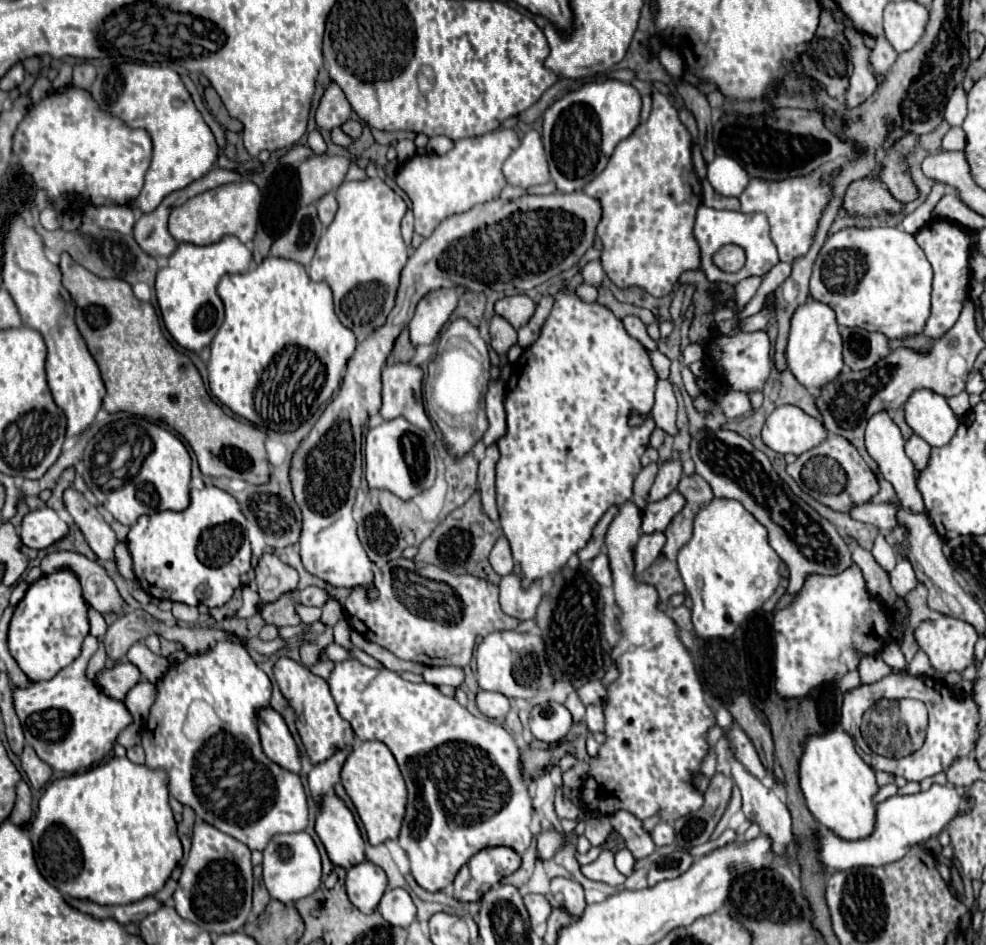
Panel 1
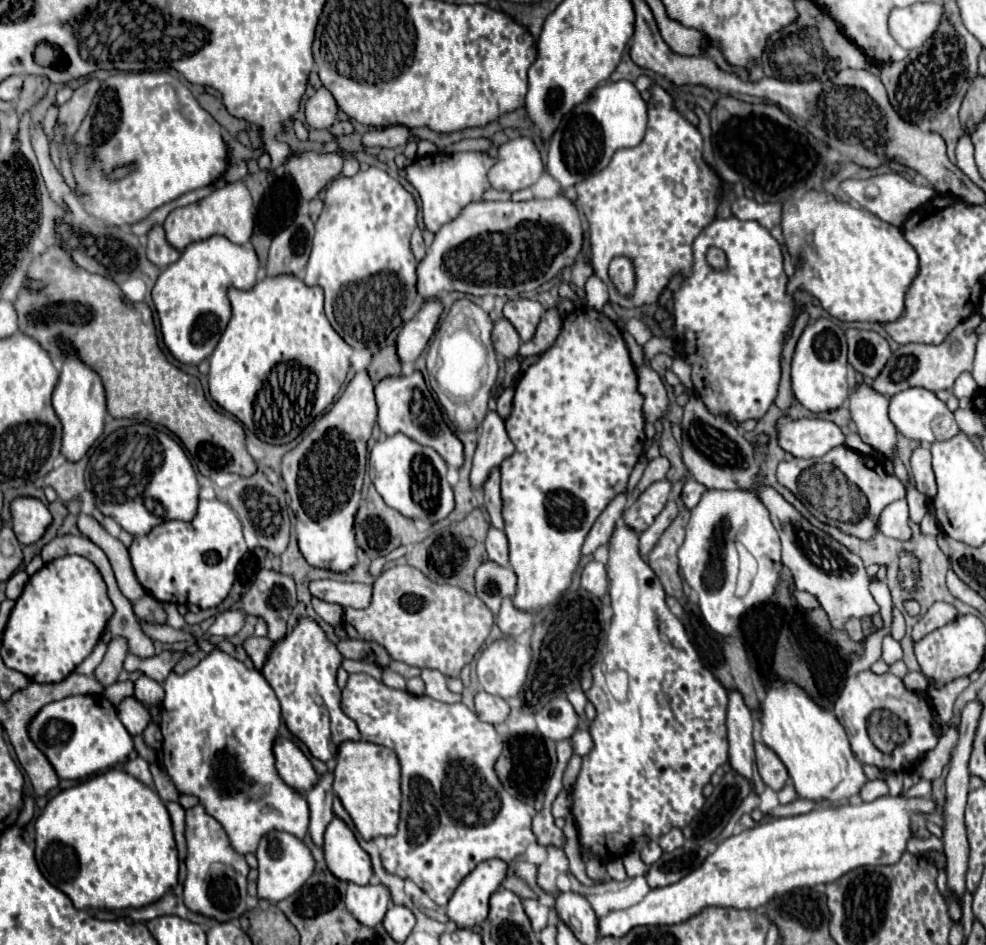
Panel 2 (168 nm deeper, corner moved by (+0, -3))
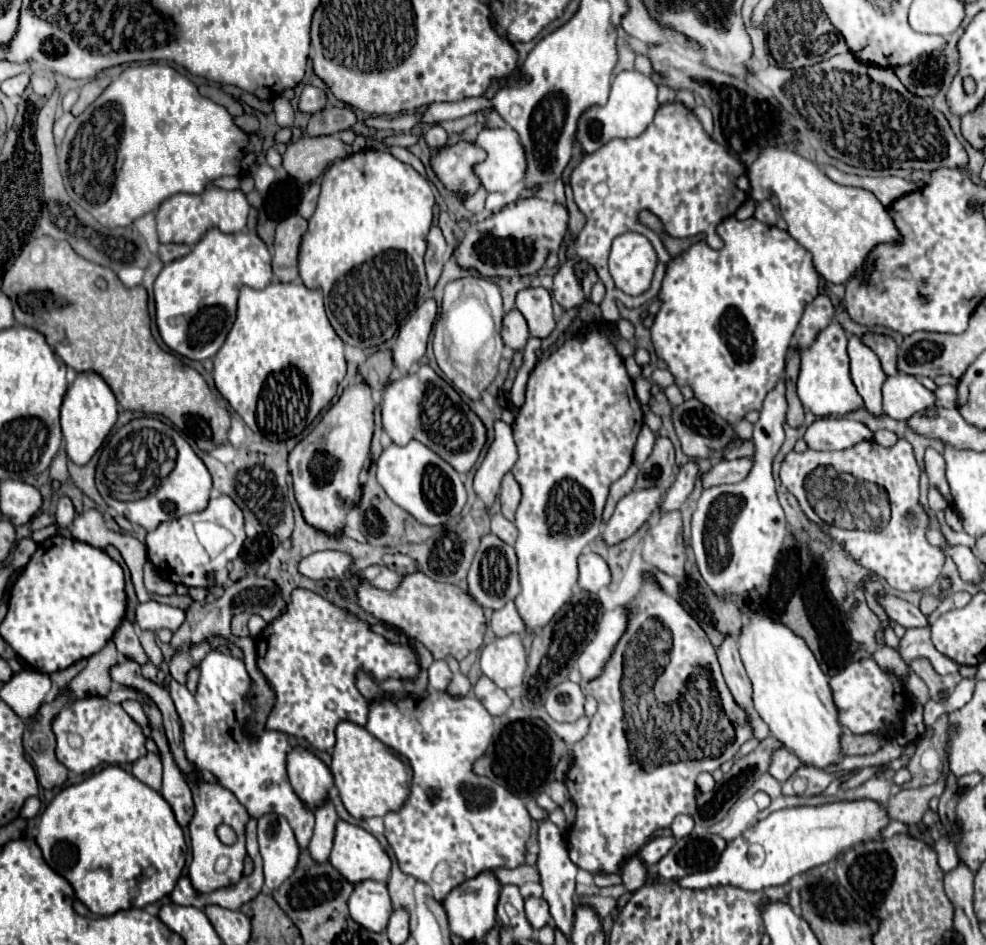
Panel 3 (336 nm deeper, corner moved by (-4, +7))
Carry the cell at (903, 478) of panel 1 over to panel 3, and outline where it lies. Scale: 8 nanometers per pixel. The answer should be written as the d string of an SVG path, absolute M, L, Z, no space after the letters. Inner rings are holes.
M860 336L848 338L848 356L850 356L850 374L858 394L864 400L868 412L880 416L880 386L884 384L884 370L880 366L878 356L862 342Z

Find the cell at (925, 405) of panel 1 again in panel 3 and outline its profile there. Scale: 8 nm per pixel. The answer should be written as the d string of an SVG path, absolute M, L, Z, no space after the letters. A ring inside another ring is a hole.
M894 374L894 376L888 376L882 386L882 408L884 408L884 414L888 414L894 420L908 420L914 412L928 410L928 408L932 408L932 414L934 414L936 398L934 398L934 392L926 390L918 382L918 378L910 374Z

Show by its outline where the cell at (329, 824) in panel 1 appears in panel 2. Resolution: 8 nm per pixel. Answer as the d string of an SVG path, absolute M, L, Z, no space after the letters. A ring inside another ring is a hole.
M338 816L324 832L324 856L330 872L338 880L368 884L372 876L370 856L360 848L354 832Z

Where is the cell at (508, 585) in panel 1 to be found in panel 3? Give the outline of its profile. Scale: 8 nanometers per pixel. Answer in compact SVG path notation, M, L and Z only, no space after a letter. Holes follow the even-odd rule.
M508 602L504 608L500 608L492 614L490 628L496 634L496 638L504 638L508 634L522 634L524 632L524 622L522 622L514 602Z

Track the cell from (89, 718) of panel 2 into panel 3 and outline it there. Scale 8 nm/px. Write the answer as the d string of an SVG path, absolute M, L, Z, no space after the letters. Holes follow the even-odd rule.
M84 698L62 708L52 728L56 734L56 758L76 774L90 772L100 764L126 766L148 754L148 738L140 724L134 722L120 704L112 704L106 698Z

